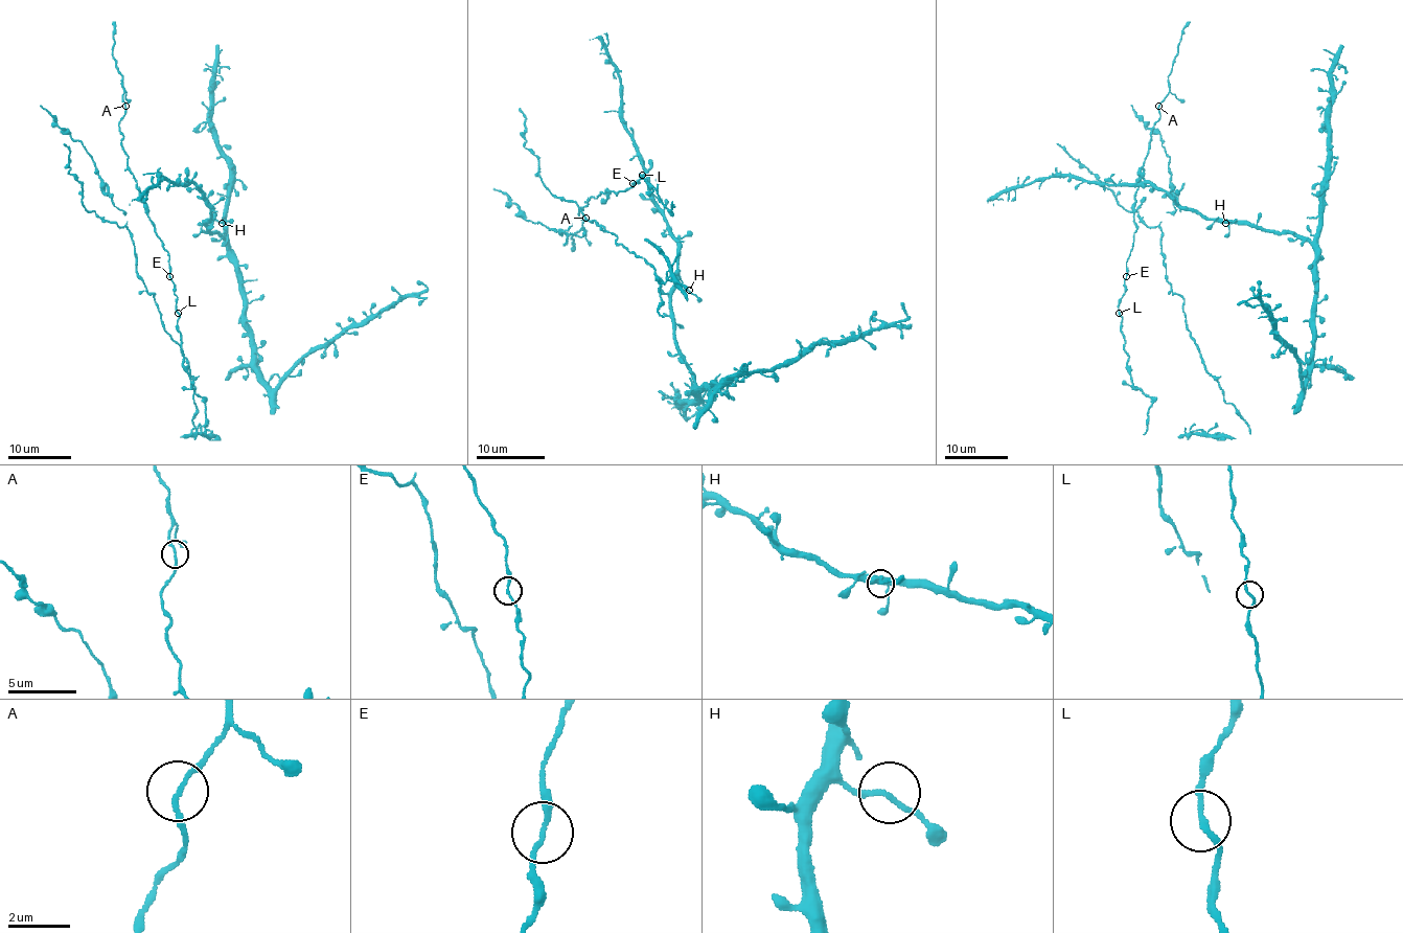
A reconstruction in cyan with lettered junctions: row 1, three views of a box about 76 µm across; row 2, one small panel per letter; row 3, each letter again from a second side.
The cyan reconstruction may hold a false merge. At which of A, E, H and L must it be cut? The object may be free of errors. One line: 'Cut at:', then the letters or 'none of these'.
Cut at: none of these

